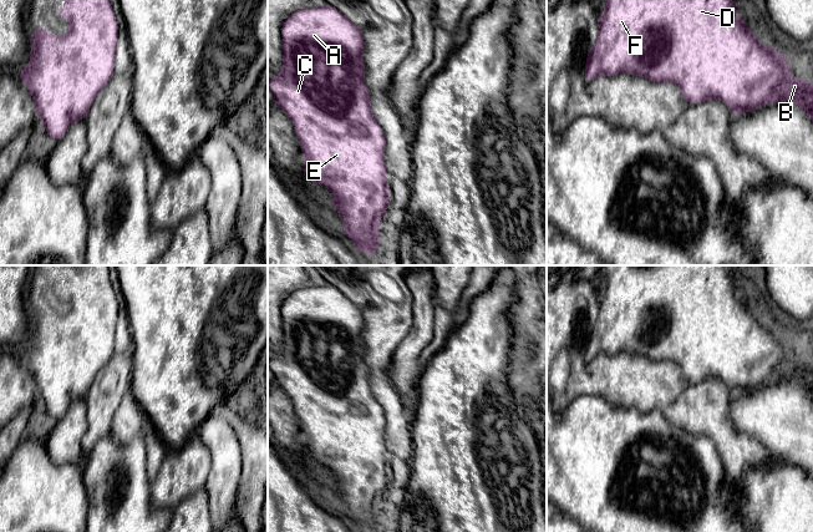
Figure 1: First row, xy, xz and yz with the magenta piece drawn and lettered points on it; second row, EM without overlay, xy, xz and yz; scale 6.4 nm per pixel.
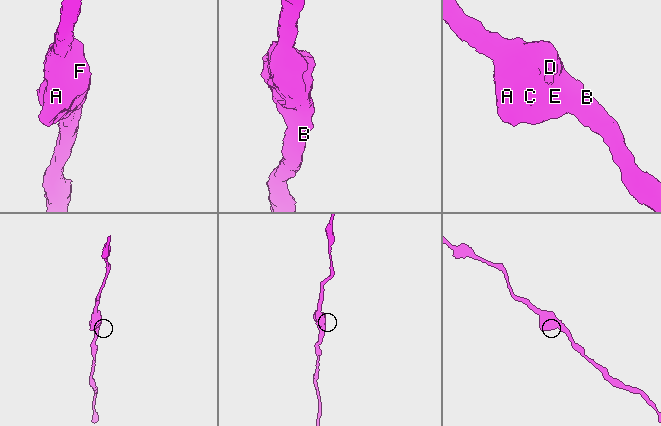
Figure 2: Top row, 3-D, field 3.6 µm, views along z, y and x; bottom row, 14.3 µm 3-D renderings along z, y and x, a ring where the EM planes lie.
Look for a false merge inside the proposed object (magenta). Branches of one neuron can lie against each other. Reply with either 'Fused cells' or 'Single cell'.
Single cell

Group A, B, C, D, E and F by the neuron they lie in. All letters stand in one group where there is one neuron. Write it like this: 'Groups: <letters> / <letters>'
Groups: A B C D E F

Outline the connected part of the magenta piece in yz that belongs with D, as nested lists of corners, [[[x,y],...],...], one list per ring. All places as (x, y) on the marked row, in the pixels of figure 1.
[[[606,0],[599,22],[596,42],[588,51],[586,82],[593,82],[600,75],[615,76],[620,72],[652,82],[672,82],[691,105],[718,98],[735,116],[768,103],[789,101],[797,103],[813,122],[813,85],[793,77],[784,55],[759,42],[750,24],[737,15],[733,0]]]

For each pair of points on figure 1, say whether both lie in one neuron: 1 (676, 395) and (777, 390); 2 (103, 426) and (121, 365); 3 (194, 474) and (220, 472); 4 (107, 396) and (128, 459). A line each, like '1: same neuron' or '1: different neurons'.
1: different neurons
2: same neuron
3: different neurons
4: different neurons

